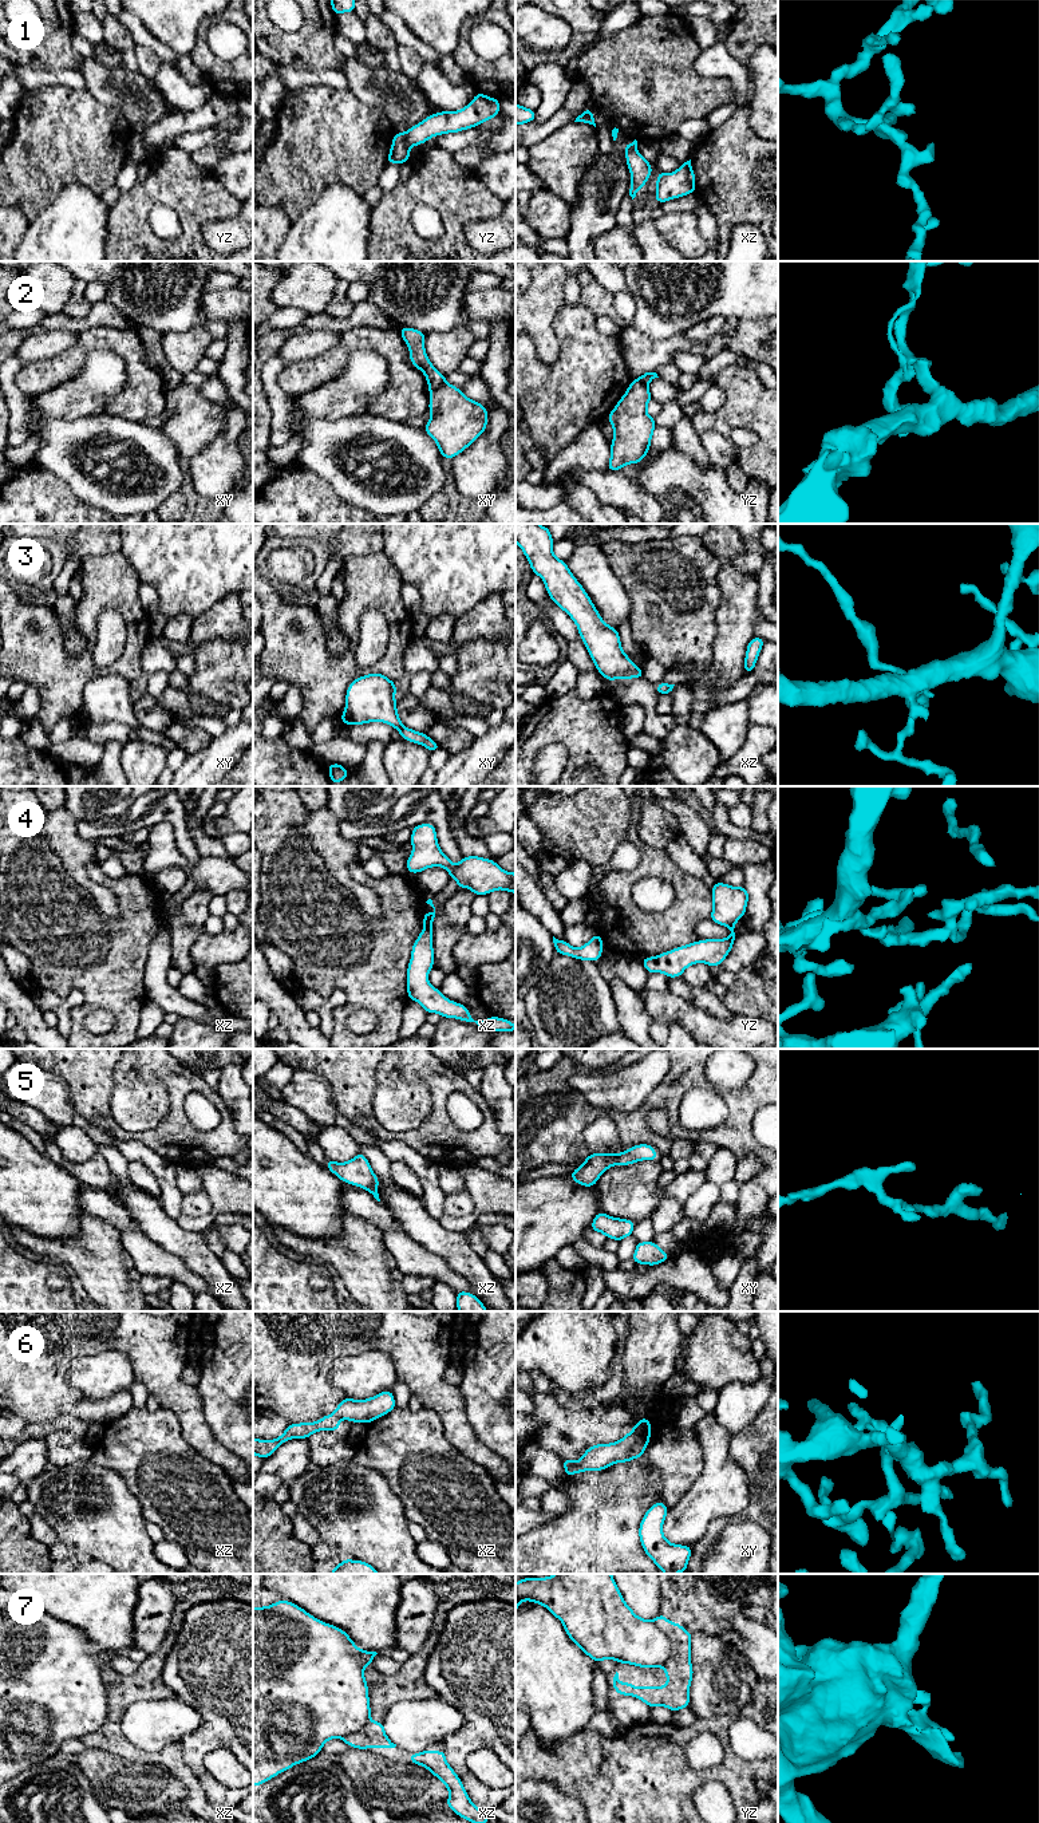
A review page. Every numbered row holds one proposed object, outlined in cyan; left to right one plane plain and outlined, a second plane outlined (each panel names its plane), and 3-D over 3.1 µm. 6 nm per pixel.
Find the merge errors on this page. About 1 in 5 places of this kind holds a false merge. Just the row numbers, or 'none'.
2

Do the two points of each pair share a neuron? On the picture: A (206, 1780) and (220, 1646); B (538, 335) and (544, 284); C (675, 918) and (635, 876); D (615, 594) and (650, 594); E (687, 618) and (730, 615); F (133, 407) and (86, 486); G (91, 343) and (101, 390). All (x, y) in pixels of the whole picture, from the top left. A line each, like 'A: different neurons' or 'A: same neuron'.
A: same neuron
B: same neuron
C: same neuron
D: different neurons
E: different neurons
F: different neurons
G: different neurons

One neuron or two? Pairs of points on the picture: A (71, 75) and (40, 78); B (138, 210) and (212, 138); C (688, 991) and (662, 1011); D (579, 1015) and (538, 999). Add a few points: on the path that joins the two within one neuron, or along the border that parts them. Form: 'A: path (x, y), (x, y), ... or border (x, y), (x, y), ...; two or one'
A: path (63, 78), (48, 78); one
B: border (172, 148), (190, 153); two
C: border (668, 990), (708, 1011); two
D: path (569, 1007), (548, 1003); one

